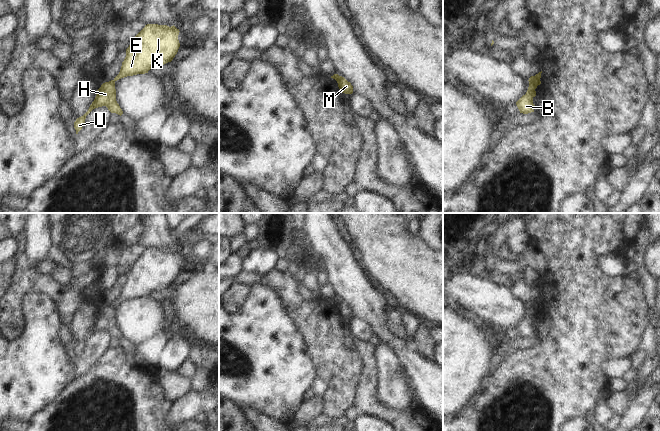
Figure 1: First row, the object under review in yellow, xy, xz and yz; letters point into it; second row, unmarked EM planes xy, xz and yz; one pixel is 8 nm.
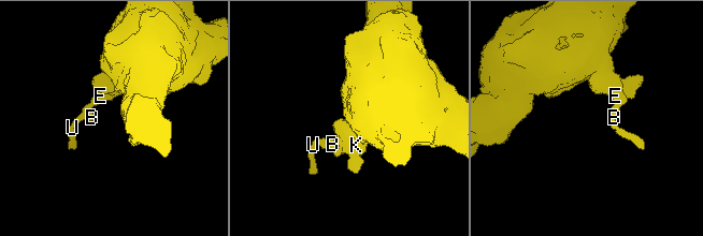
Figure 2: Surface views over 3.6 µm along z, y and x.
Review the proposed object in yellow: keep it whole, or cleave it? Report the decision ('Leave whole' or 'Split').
Split

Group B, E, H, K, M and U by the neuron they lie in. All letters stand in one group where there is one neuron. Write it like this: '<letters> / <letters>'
B H U / E K M

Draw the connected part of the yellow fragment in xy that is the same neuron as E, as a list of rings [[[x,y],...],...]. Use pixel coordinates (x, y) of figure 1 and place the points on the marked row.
[[[145,25],[126,49],[126,57],[114,82],[127,76],[148,73],[152,67],[171,62],[180,47],[179,32],[174,25]]]

